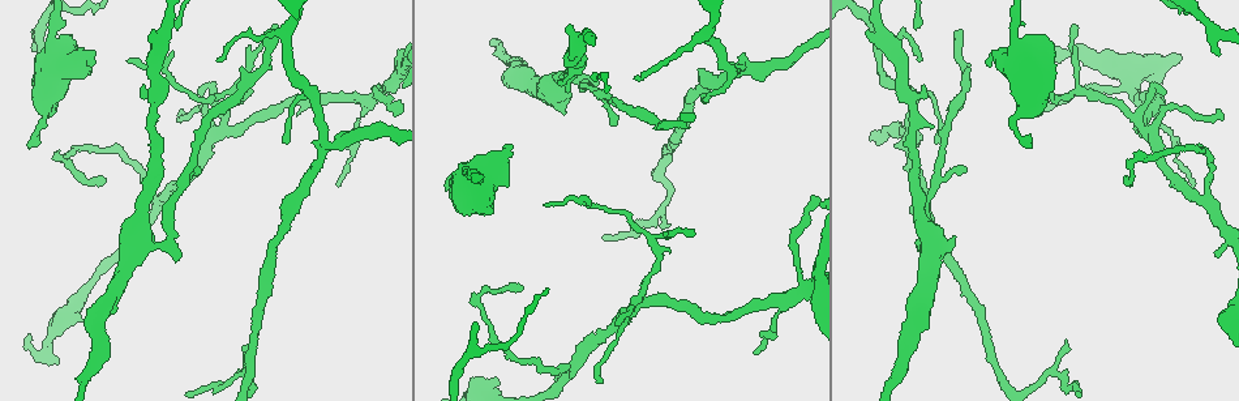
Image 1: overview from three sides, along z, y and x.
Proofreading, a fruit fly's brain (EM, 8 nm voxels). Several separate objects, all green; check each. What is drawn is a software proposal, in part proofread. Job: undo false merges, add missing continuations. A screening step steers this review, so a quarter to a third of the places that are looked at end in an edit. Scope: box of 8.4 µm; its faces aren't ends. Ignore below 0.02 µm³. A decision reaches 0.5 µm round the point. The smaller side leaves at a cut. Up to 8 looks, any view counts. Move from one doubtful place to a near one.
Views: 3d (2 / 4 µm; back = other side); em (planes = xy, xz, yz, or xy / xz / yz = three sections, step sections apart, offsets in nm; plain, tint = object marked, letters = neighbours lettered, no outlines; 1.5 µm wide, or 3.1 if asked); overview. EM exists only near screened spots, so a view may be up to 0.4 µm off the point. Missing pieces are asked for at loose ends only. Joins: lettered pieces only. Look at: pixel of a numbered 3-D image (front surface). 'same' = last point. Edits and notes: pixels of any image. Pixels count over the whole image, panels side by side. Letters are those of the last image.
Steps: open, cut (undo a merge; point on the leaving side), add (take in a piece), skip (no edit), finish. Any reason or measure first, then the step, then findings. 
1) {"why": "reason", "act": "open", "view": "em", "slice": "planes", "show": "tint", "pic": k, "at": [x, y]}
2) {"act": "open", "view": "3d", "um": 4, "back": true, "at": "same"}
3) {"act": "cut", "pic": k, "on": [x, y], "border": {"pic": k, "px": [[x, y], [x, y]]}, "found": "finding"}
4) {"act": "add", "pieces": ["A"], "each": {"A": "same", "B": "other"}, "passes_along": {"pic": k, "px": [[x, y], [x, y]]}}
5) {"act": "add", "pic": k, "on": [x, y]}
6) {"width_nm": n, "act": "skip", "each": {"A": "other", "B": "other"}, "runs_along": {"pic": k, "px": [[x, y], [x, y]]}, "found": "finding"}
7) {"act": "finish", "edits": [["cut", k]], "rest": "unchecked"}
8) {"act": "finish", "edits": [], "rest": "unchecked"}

{"why": "an open end", "act": "open", "view": "3d", "um": 2, "pic": 1, "at": [1193, 186]}

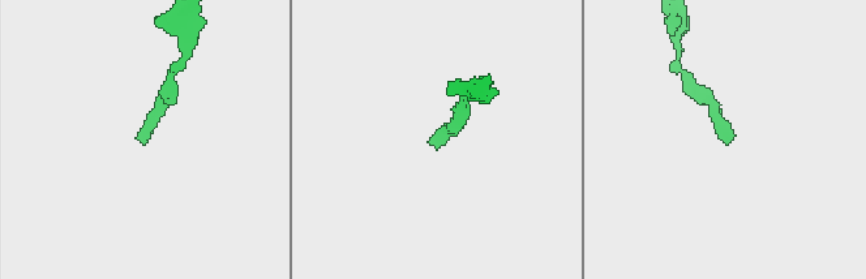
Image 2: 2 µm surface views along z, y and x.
{"why": "now the EM", "act": "open", "view": "em", "slice": "yz", "step": 4, "show": "letters", "pic": 2, "at": [435, 142]}

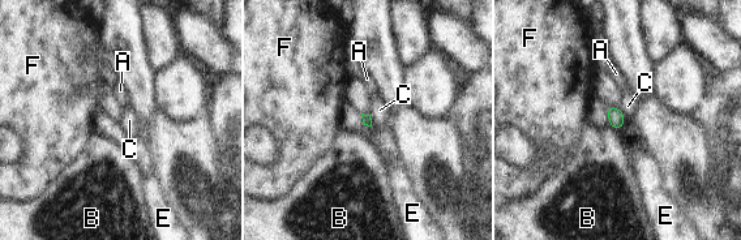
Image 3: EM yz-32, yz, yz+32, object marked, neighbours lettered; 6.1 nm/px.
{"act": "skip", "each": {"A": "other", "B": "other", "C": "other", "E": "other", "F": "other"}, "border": {"pic": 3, "px": [[619, 108], [625, 123]]}, "found": "no lettered piece goes on from it"}

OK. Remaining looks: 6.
{"why": "branch stops here", "act": "open", "view": "3d", "um": 4, "pic": 1, "at": [1216, 256]}

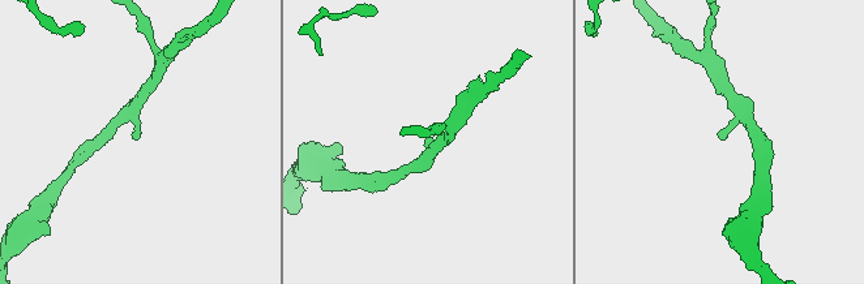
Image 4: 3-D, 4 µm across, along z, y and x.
{"arm_widths_nm": [180, 190], "why": "now the EM", "act": "open", "view": "em", "slice": "planes", "show": "letters", "pic": 4, "at": [137, 134]}

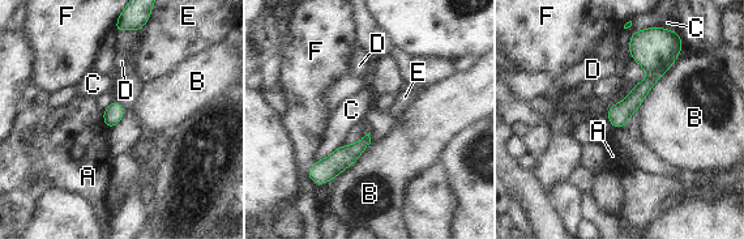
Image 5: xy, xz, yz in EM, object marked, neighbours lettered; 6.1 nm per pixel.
{"act": "skip", "each": {"A": "other", "B": "other", "C": "other", "D": "other", "E": "other", "F": "other"}, "found": "none of them fits"}

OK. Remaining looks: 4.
{"why": "a fork", "act": "open", "view": "em", "slice": "yz", "step": 8, "show": "tint", "pic": 1, "at": [224, 127]}

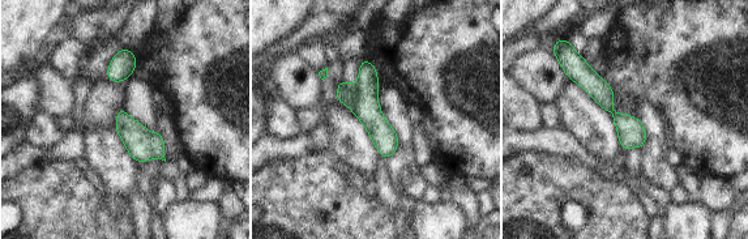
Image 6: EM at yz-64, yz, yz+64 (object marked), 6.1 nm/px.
{"act": "open", "view": "em", "slice": "planes", "show": "tint", "at": "same"}

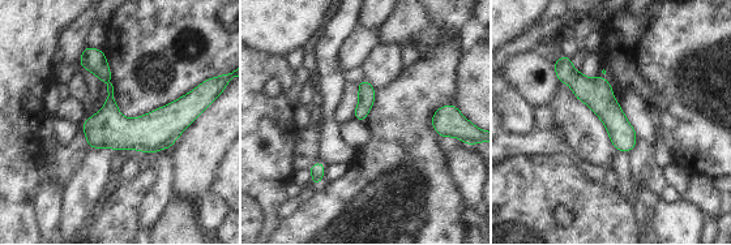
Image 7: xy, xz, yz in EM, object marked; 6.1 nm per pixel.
{"why": "see the neighbours", "act": "open", "view": "em", "slice": "planes", "show": "letters", "at": "same"}

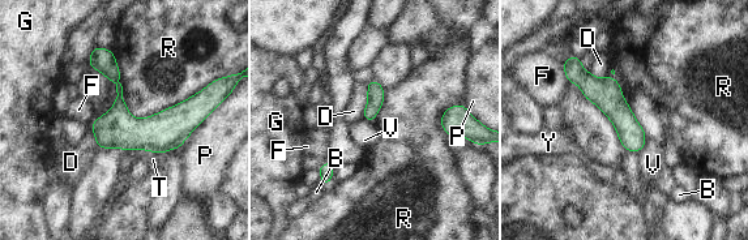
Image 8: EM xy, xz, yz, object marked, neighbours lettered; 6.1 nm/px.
{"act": "skip", "each": {"B": "other", "D": "other", "F": "other", "G": "other", "P": "other", "R": "other", "T": "other", "V": "other", "Y": "other"}, "runs_along": {"pic": 8, "px": [[95, 51], [133, 125], [202, 114]]}, "found": "one neuron here"}

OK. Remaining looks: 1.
{"act": "finish", "edits": [], "rest": "unchecked"}

